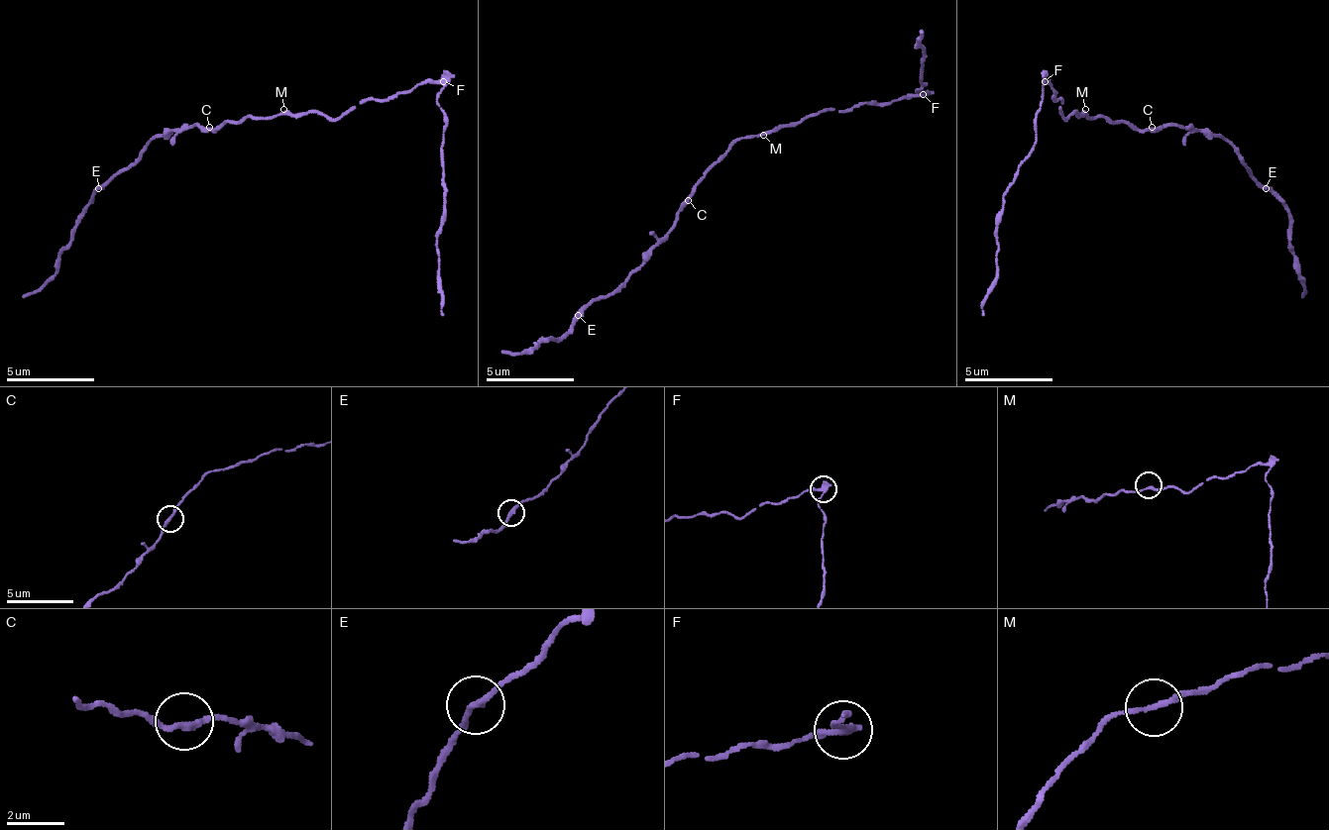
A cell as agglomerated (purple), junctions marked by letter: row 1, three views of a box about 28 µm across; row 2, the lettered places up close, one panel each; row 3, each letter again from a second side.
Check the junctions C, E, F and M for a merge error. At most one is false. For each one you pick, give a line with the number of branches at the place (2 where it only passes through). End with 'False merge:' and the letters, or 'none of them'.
F: branches 2
False merge: F

